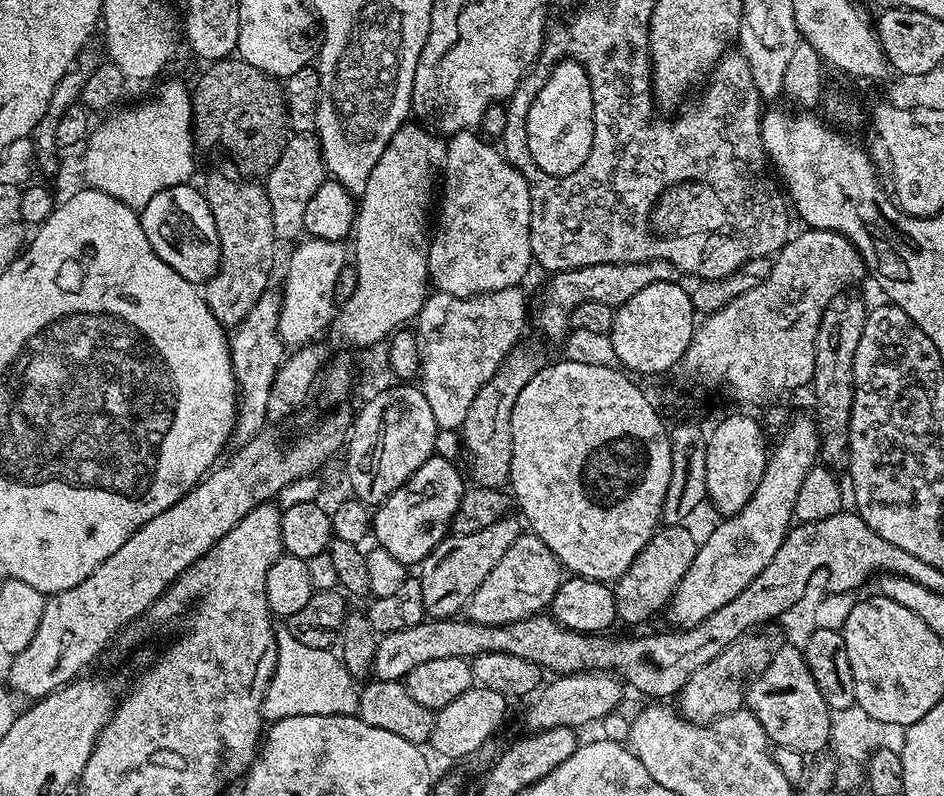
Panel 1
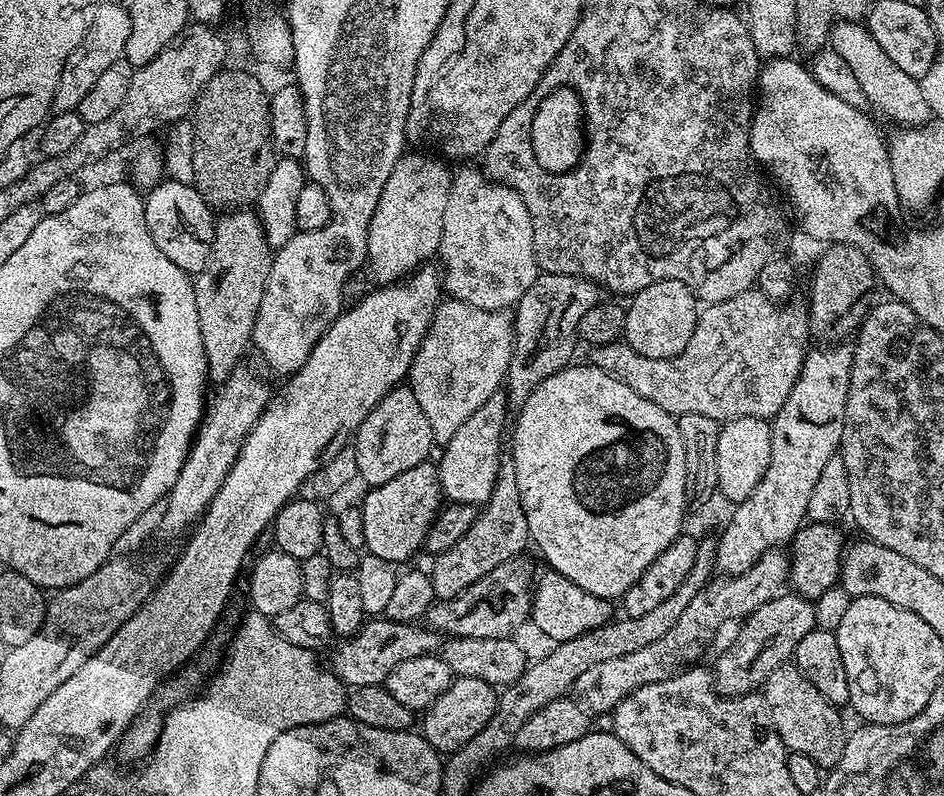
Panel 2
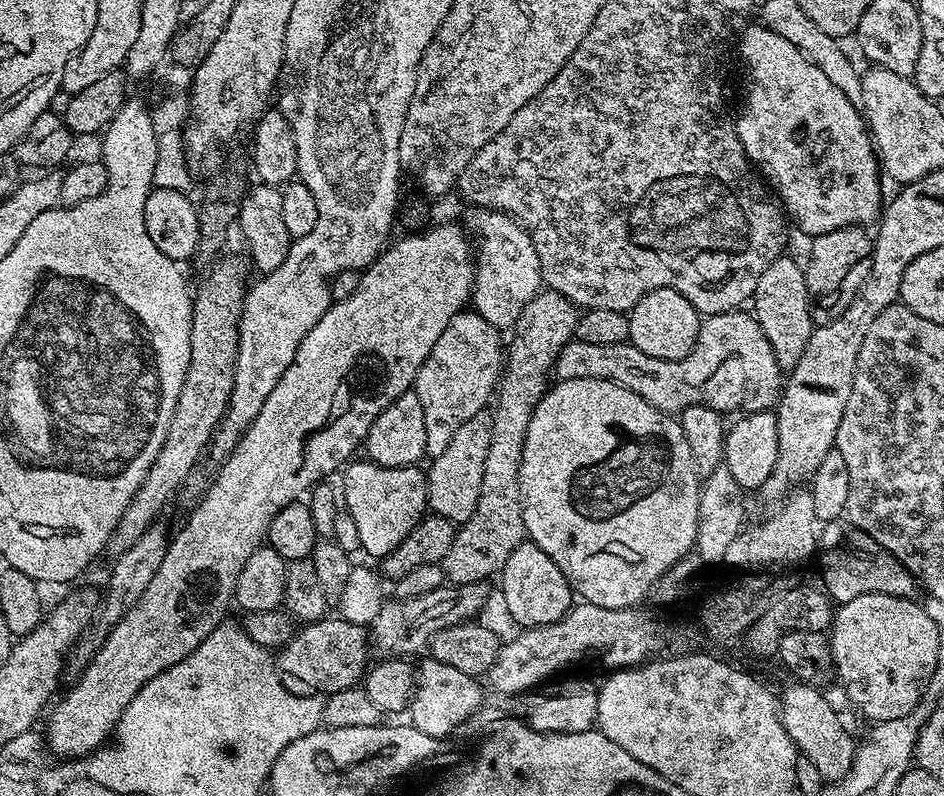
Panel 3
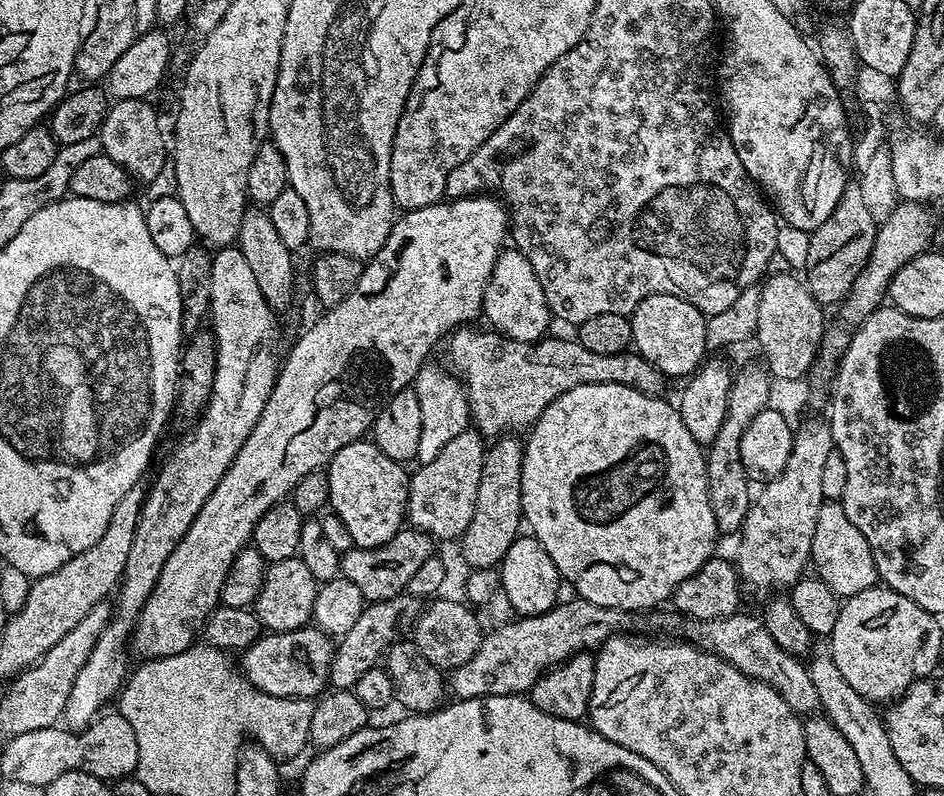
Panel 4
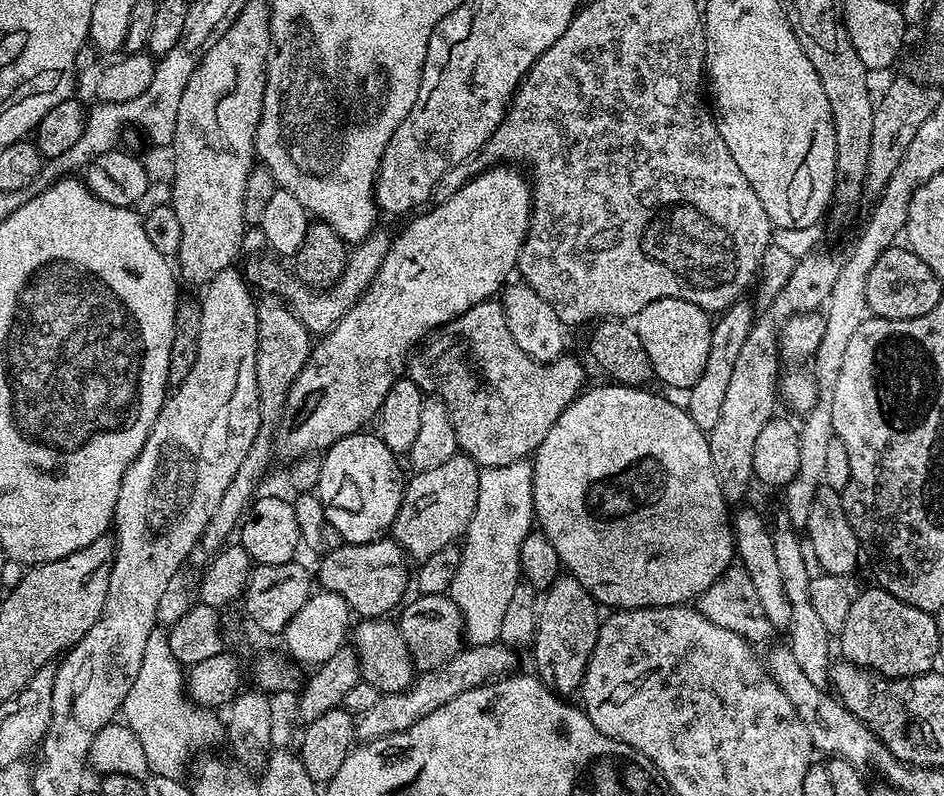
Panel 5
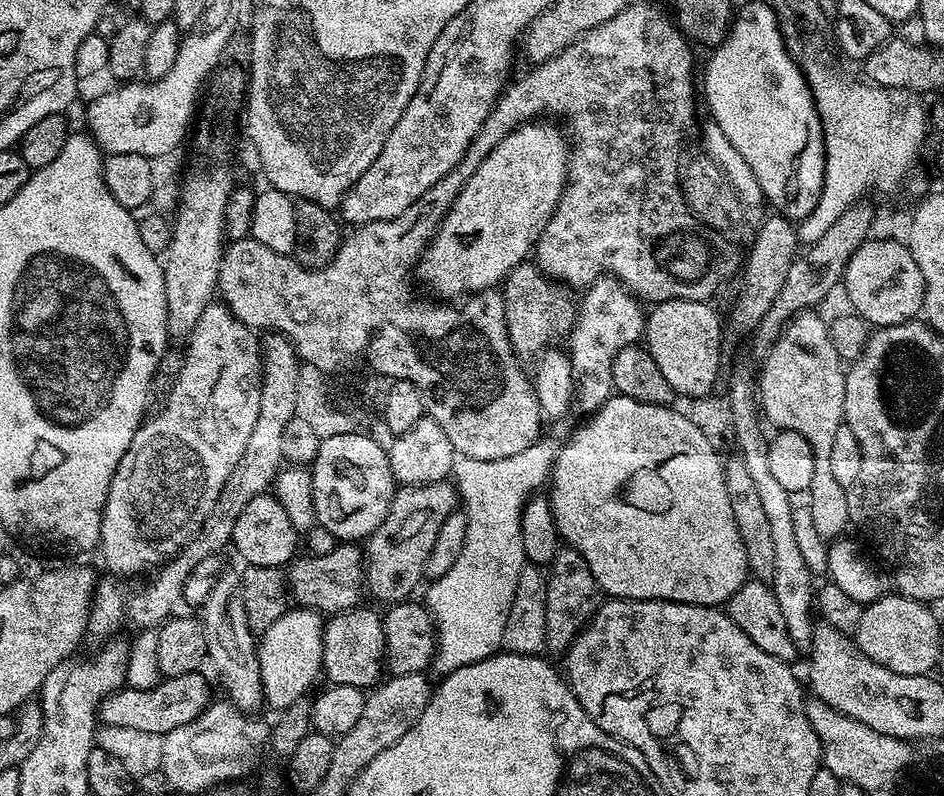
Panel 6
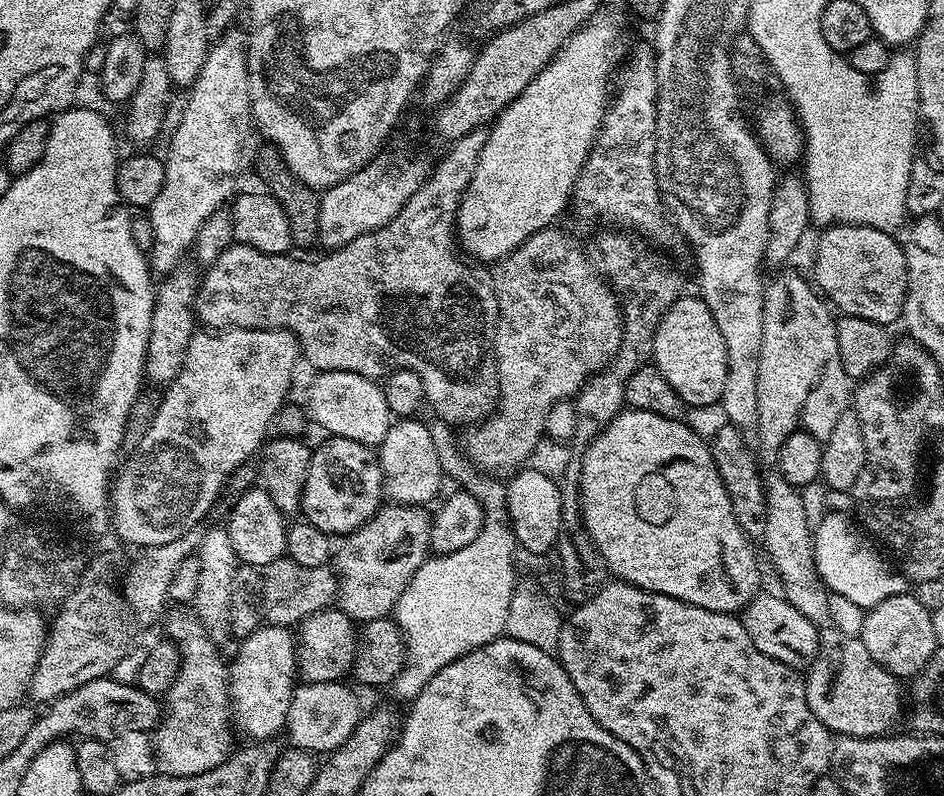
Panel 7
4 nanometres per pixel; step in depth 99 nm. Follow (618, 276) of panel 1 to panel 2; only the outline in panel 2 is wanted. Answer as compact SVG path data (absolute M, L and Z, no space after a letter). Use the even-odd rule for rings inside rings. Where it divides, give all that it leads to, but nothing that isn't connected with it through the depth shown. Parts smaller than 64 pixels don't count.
M540 272L534 278L534 286L522 294L520 301L514 305L514 331L516 337L512 343L512 353L510 354L510 366L506 377L506 395L509 405L519 406L530 398L530 394L550 374L558 374L569 363L568 360L576 352L578 345L578 322L582 322L582 314L586 310L594 310L594 306L602 303L602 289L599 284L586 278L577 276L567 276L566 274L554 274L553 272Z

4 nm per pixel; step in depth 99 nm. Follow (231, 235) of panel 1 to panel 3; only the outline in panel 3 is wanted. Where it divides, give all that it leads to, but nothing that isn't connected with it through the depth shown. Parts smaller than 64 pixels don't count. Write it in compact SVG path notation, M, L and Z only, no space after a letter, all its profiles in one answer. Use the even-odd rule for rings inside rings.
M241 255L242 257L227 256L217 259L207 273L208 280L201 282L200 289L195 289L192 297L192 321L190 322L190 366L186 370L182 390L178 394L178 406L174 408L174 418L170 420L170 430L166 432L166 442L162 444L158 458L152 463L142 486L134 494L130 506L126 506L118 526L108 539L107 551L112 552L113 557L121 556L126 550L130 550L130 546L134 546L138 542L138 538L142 538L142 534L148 527L157 523L159 516L156 515L175 498L176 491L187 482L188 475L199 462L200 455L207 450L208 444L210 448L216 435L216 429L220 427L220 422L224 418L224 411L228 409L230 394L234 386L234 370L236 369L238 338L240 337L240 315L244 309L250 264L243 255Z

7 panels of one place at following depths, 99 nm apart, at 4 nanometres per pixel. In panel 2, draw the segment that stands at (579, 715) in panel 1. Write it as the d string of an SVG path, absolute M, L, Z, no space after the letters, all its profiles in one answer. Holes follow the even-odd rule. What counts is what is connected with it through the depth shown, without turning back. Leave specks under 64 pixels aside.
M773 550L762 554L754 562L750 570L737 576L727 574L713 578L698 594L686 611L678 618L678 626L673 626L663 638L650 642L650 646L641 646L631 654L622 654L622 658L609 658L607 662L594 662L590 670L586 670L578 677L574 687L575 695L589 713L611 713L634 690L642 686L650 686L650 682L662 682L666 678L683 672L693 665L704 652L704 647L716 636L716 631L727 620L743 621L751 616L758 606L770 602L775 596L781 595L788 584L788 566L790 563L783 551Z

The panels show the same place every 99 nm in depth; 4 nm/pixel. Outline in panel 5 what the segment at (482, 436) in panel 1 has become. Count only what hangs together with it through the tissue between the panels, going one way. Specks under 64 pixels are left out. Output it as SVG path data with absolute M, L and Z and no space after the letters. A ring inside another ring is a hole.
M451 456L434 470L416 472L404 485L402 506L390 529L395 540L413 561L419 562L438 554L446 546L456 544L467 533L468 523L478 502L478 478L481 469L469 456Z

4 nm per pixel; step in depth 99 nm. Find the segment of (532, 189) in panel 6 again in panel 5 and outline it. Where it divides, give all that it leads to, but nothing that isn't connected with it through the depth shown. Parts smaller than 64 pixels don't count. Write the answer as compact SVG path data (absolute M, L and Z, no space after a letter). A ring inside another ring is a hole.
M497 166L464 184L458 194L433 203L424 211L416 214L421 216L413 215L413 220L391 239L388 253L356 305L330 331L323 333L317 344L315 341L311 345L308 361L290 386L286 415L274 437L275 455L280 455L285 462L323 453L334 442L361 431L367 420L368 423L375 421L386 394L390 394L390 386L405 375L408 351L412 347L413 351L429 334L464 316L472 307L491 301L509 283L508 275L516 259L519 256L521 259L528 238L532 189L523 171L512 166Z

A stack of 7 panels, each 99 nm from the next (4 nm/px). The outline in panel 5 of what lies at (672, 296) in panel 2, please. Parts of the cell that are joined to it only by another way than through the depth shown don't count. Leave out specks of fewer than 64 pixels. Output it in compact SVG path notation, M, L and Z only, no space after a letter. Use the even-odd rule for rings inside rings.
M678 298L650 302L650 306L646 306L634 318L638 338L642 338L642 346L646 346L646 358L650 358L653 377L681 390L692 388L694 382L702 378L702 370L706 370L712 326L713 321L703 308Z

